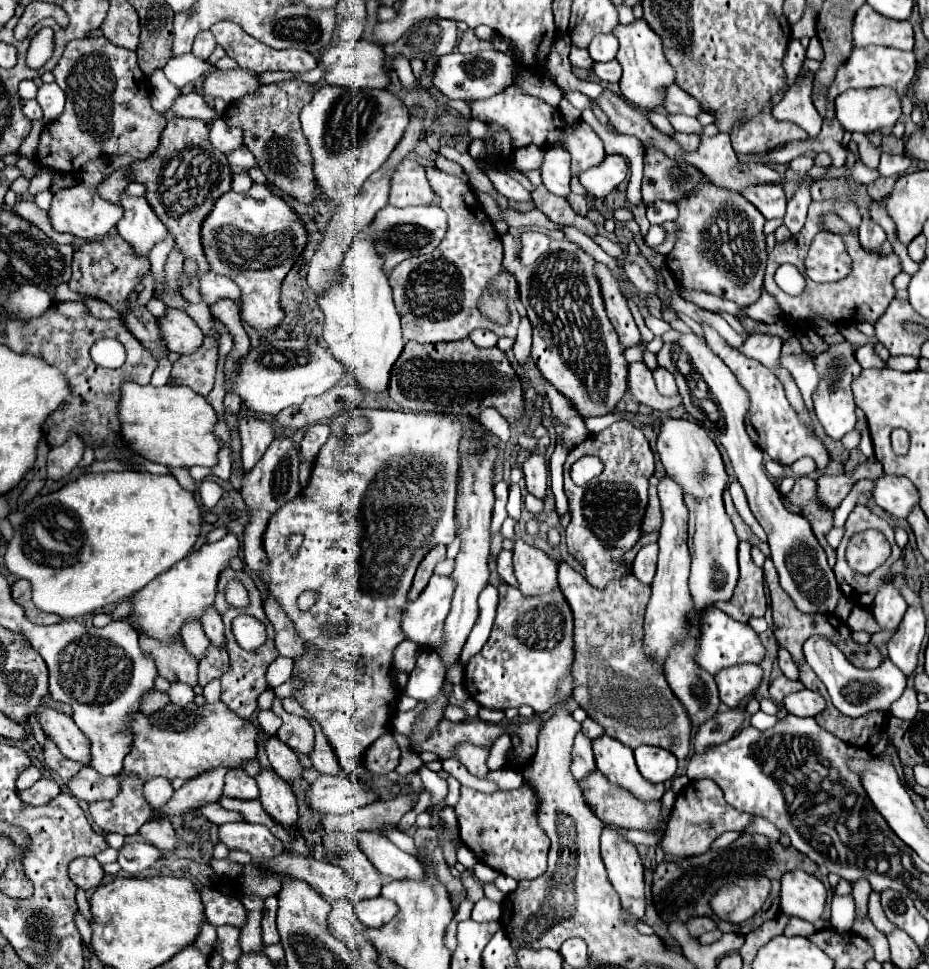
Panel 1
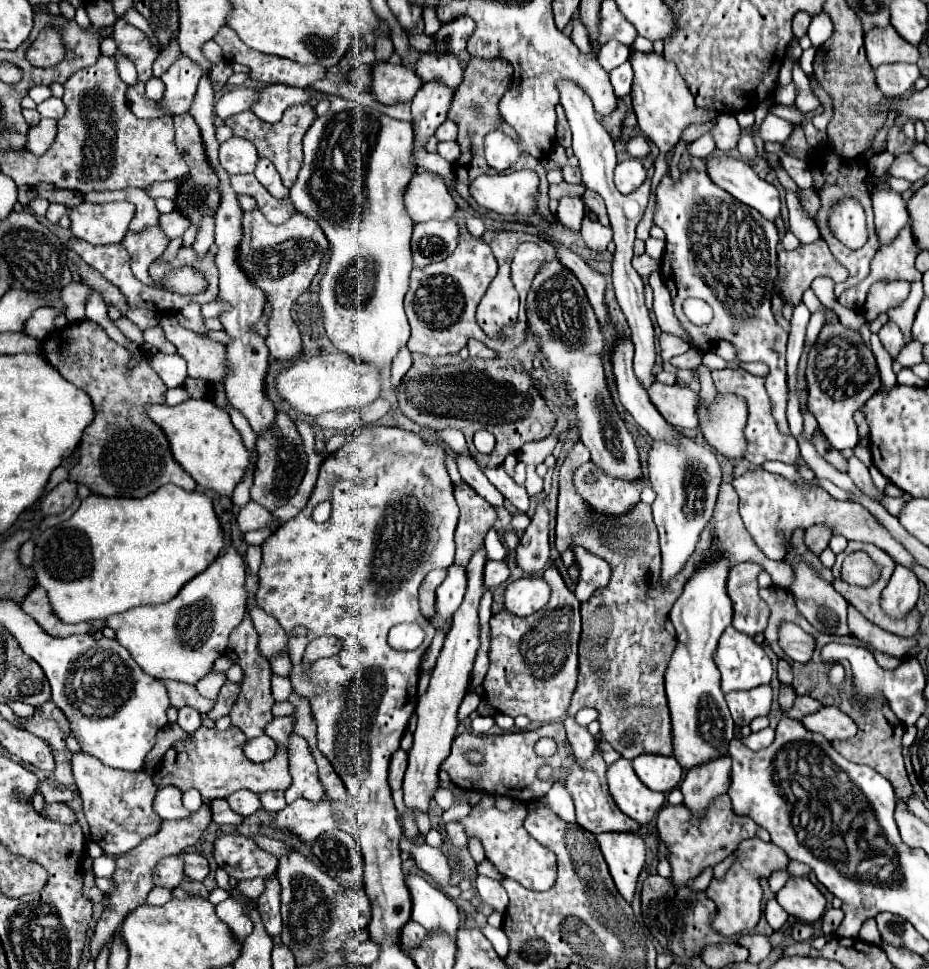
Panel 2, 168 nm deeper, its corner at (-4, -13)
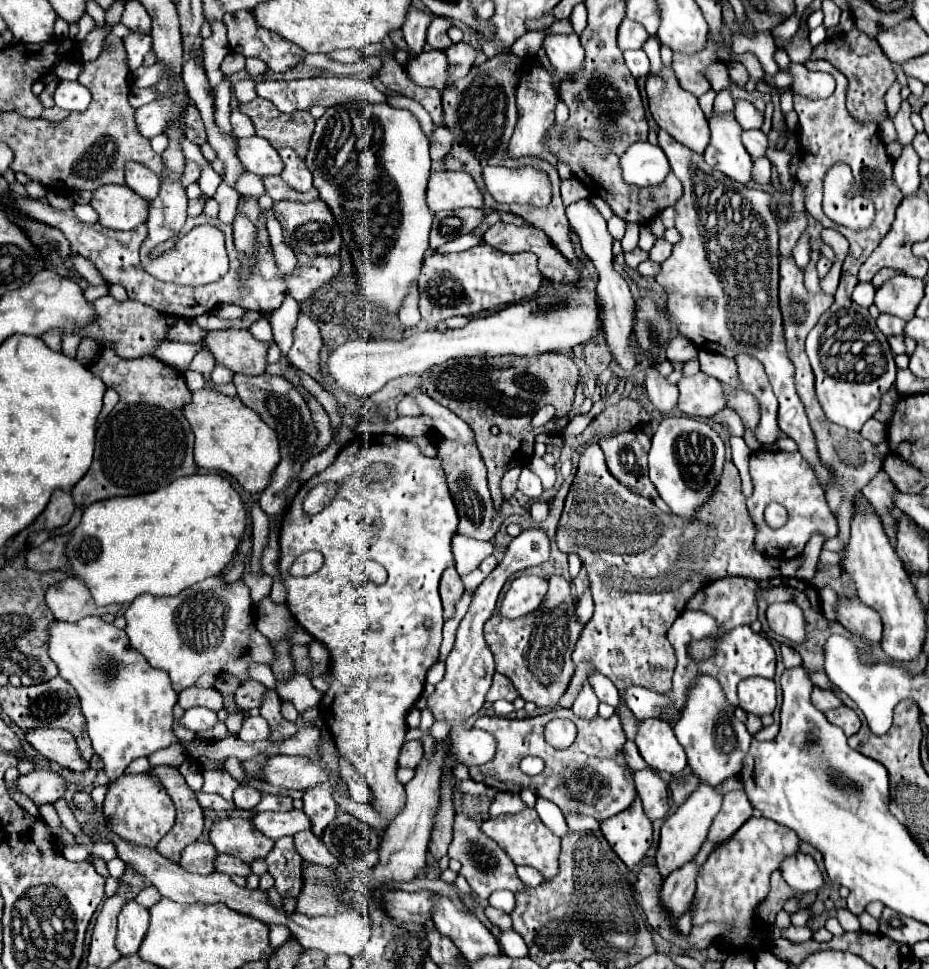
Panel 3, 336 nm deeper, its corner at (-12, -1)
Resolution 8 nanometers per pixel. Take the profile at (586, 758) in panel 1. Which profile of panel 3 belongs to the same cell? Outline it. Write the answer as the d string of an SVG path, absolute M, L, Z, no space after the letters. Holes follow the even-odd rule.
M584 683L578 699L576 699L574 705L572 705L572 711L574 711L574 715L578 715L578 717L592 719L592 717L598 715L598 703L600 703L600 701L598 701L598 697L594 695L592 687L590 687L588 683Z

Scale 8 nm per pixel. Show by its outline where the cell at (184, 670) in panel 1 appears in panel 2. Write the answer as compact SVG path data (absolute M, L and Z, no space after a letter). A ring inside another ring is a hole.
M164 681L166 689L168 689L168 695L170 695L170 705L174 709L182 709L182 707L192 707L196 709L198 713L206 715L212 711L214 707L214 701L202 697L194 685L188 685L188 683L176 683L176 681Z

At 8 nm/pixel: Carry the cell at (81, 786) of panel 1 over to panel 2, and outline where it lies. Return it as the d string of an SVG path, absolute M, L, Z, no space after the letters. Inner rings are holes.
M40 781L36 791L44 797L44 805L68 803L68 801L72 801L76 797L76 791L72 791L68 787L62 787L62 785L54 785L50 781Z

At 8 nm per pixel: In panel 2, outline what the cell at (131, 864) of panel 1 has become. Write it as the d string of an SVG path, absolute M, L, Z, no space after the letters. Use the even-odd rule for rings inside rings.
M180 855L162 859L154 871L154 883L160 887L168 887L168 889L178 887L184 877L186 873L184 873L184 863Z

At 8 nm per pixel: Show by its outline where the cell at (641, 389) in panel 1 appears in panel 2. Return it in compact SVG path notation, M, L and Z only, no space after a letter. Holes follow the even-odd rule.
M654 381L648 389L650 401L664 415L664 419L676 429L696 429L698 427L698 393L694 393L688 385L662 385Z

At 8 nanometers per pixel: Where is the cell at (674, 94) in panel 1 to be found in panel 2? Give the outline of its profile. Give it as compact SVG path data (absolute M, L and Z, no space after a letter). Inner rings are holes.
M720 115L716 127L712 129L712 135L716 139L716 147L720 151L732 151L738 145L740 139L740 125L734 115Z

